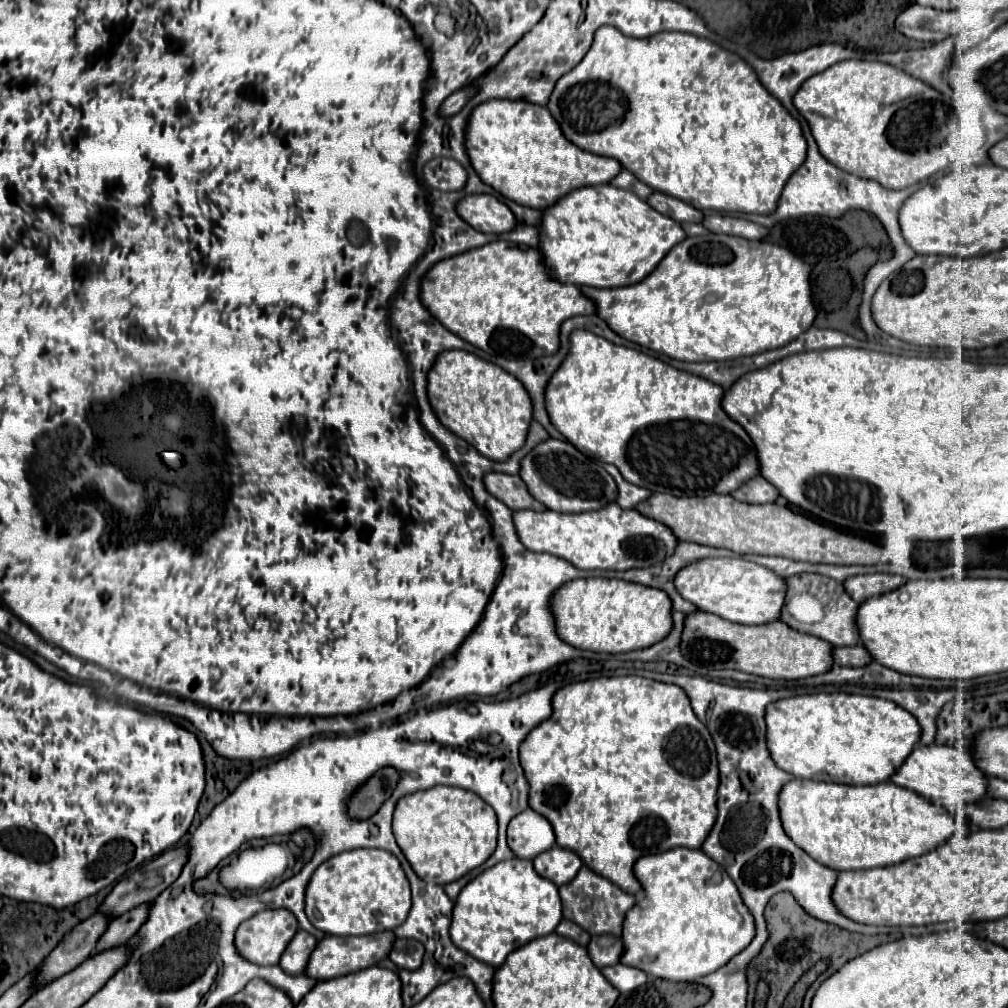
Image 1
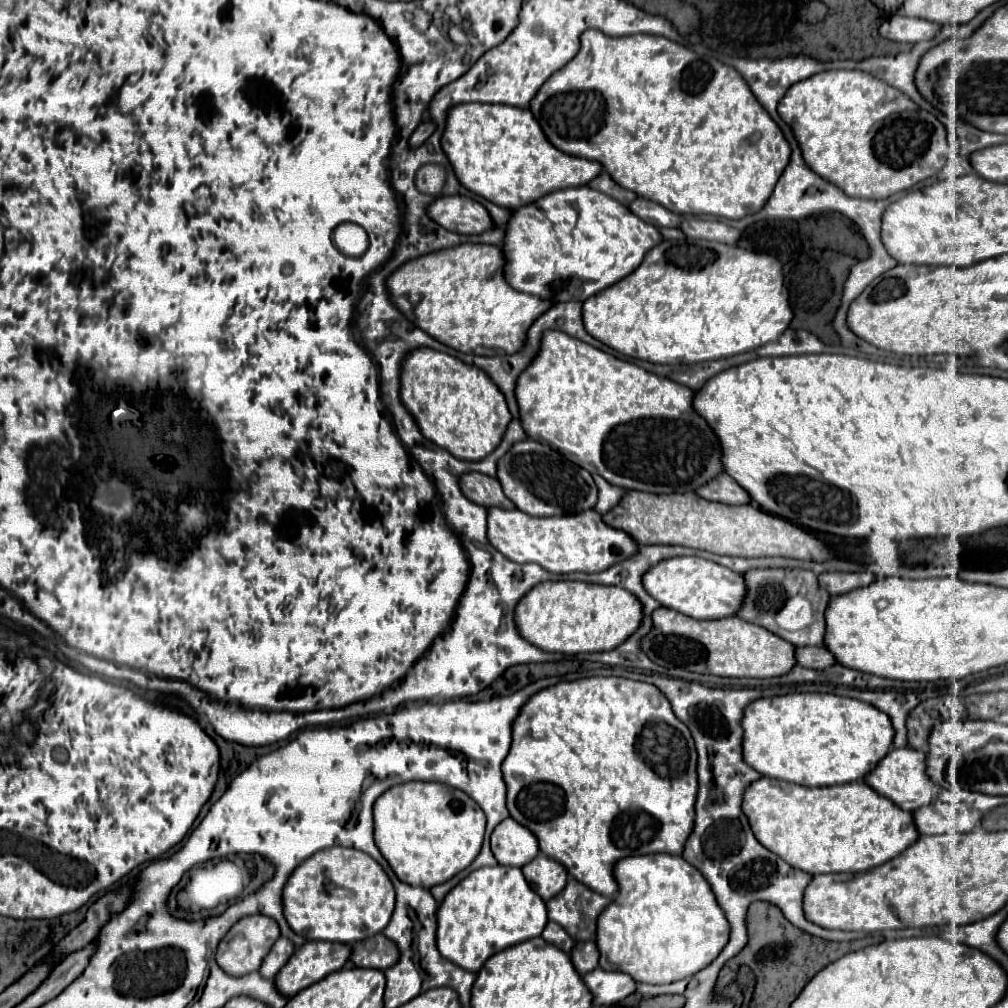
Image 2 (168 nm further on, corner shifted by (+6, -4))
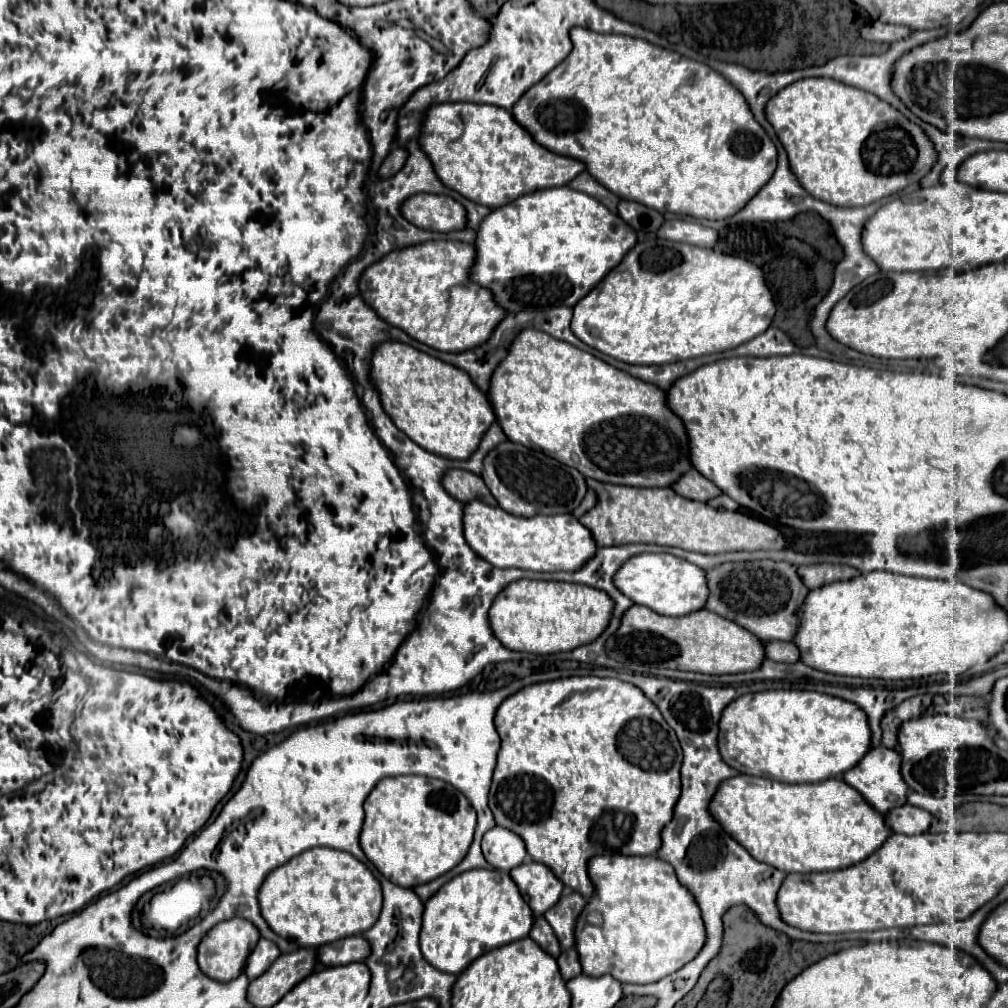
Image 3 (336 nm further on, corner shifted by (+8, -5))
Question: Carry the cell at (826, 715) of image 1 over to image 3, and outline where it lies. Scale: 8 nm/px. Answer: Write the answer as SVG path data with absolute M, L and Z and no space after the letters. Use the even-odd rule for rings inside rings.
M769 690L739 696L723 710L719 720L719 750L725 762L741 774L765 776L779 782L821 782L841 778L869 752L871 736L869 722L865 722L865 714L861 714L859 706L843 698L807 690Z

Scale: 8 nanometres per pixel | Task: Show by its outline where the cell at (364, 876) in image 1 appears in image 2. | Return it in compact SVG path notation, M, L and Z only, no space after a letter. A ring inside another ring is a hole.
M329 847L305 859L283 887L283 915L297 935L319 941L355 943L381 933L395 909L395 889L381 865L367 853Z

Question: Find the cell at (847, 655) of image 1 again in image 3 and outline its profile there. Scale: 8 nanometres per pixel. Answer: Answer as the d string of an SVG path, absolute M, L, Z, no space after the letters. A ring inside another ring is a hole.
M765 642L765 652L769 660L793 664L801 660L801 652L793 642Z

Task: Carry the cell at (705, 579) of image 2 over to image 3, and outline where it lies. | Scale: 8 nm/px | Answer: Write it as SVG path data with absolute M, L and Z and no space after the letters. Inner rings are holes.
M637 554L629 558L629 562L625 562L615 574L615 586L635 604L647 606L665 616L685 616L703 610L709 598L705 570L673 554Z

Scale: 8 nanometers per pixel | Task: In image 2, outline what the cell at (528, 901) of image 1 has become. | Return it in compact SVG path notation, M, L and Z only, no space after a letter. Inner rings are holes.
M481 867L453 887L437 909L437 949L451 963L477 973L497 951L539 937L547 925L545 901L527 885L519 867Z

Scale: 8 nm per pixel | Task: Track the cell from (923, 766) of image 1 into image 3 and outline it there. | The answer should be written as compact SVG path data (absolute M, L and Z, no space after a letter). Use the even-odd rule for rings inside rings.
M879 746L871 748L865 758L851 768L847 774L843 774L843 780L861 792L861 796L879 812L887 814L889 810L903 806L905 798L909 796L909 786L905 786L905 780L901 778L901 754L897 750Z

